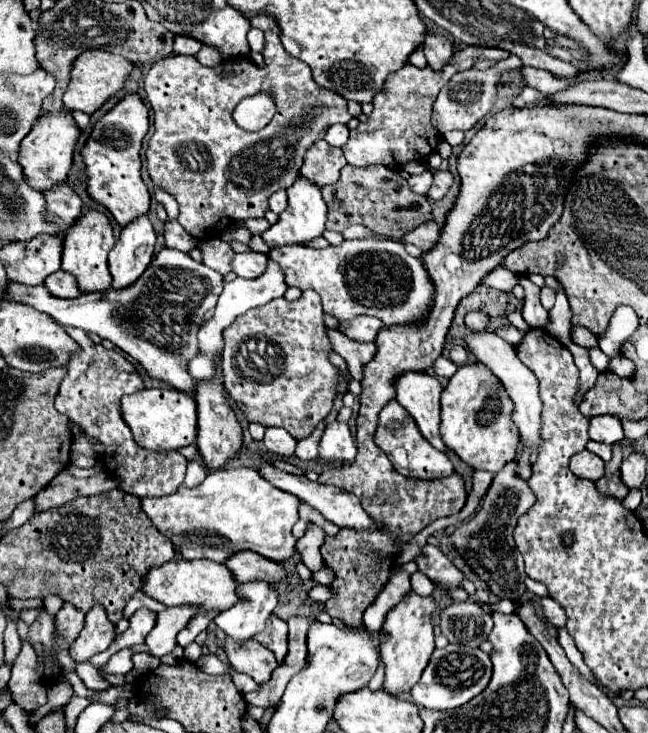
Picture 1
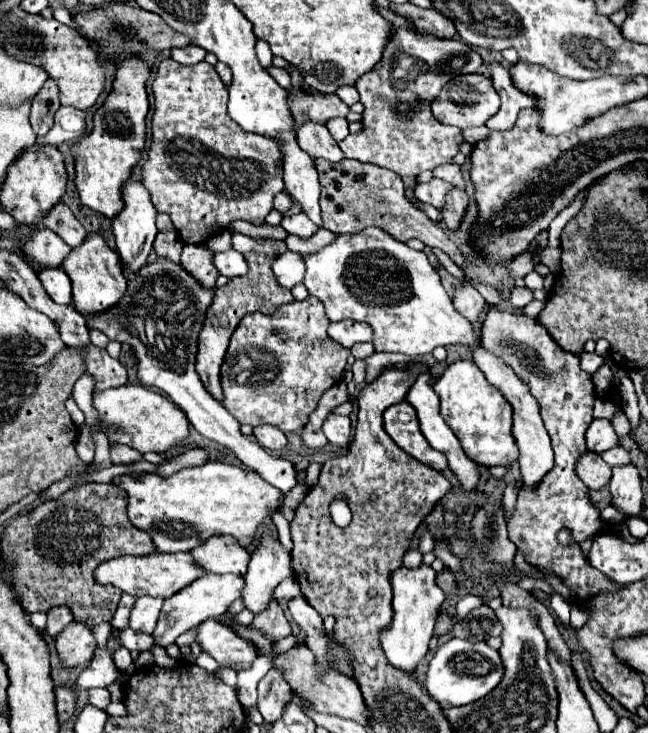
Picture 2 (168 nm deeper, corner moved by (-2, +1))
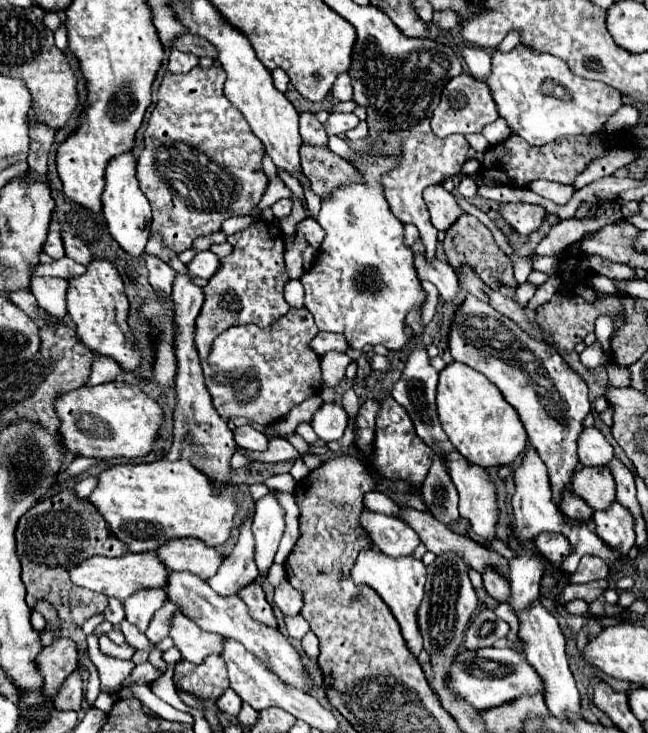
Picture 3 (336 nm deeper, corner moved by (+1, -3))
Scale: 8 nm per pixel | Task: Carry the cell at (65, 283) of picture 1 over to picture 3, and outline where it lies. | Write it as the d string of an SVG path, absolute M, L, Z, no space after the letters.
M32 278L30 292L36 296L38 306L52 316L66 316L66 290L64 278Z

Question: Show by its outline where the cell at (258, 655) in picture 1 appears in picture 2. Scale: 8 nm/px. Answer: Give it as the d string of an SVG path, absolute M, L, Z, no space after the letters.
M207 620L197 626L197 644L203 652L213 656L217 662L235 662L241 670L251 668L257 658L255 646L241 636L237 636L231 628L221 626L217 620Z

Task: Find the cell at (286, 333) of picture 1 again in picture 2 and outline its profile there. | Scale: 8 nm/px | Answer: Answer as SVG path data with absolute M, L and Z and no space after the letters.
M317 298L291 302L265 316L261 312L241 318L231 336L223 366L223 406L239 422L249 426L271 424L283 432L299 430L317 408L321 394L341 380L349 350L329 340L329 318Z

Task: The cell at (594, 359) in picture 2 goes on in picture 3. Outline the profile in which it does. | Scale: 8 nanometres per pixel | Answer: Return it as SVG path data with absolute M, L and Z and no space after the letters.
M594 342L592 346L588 346L582 354L580 354L580 362L586 368L596 368L596 366L606 366L610 362L610 356L606 352L602 352L600 344Z

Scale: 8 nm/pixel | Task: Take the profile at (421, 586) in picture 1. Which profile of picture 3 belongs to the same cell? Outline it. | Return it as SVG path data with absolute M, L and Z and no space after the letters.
M370 512L362 518L362 522L370 530L372 542L376 542L376 546L390 558L412 556L420 544L418 534L398 518Z

